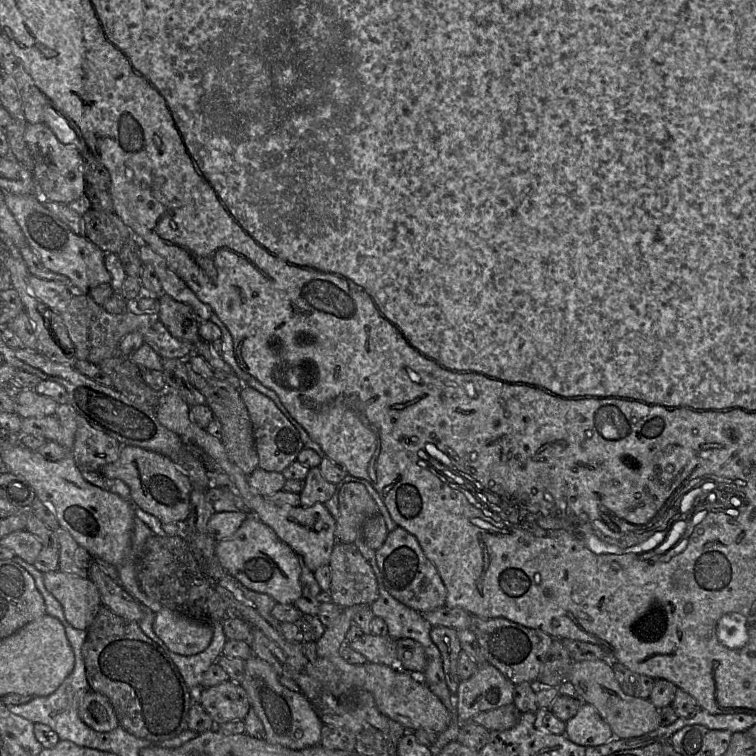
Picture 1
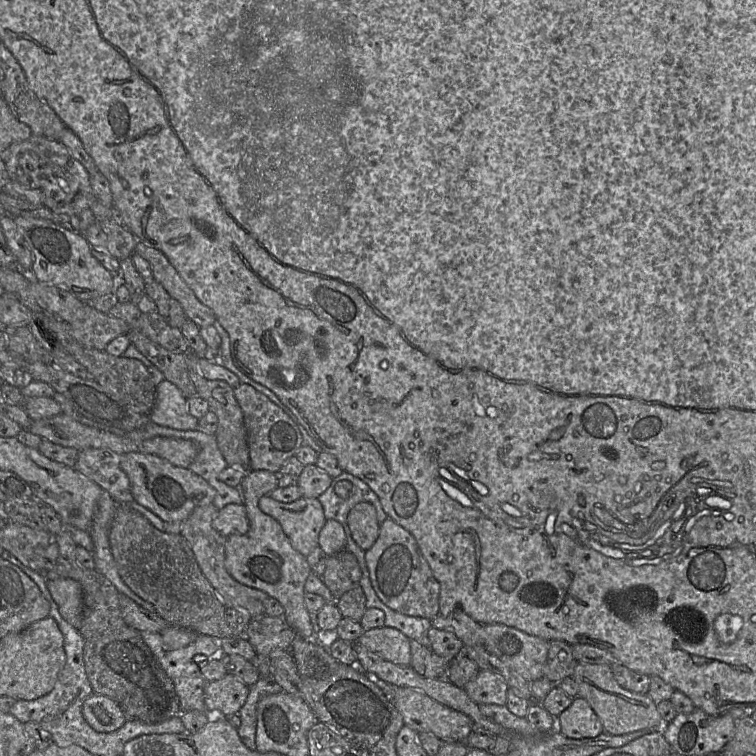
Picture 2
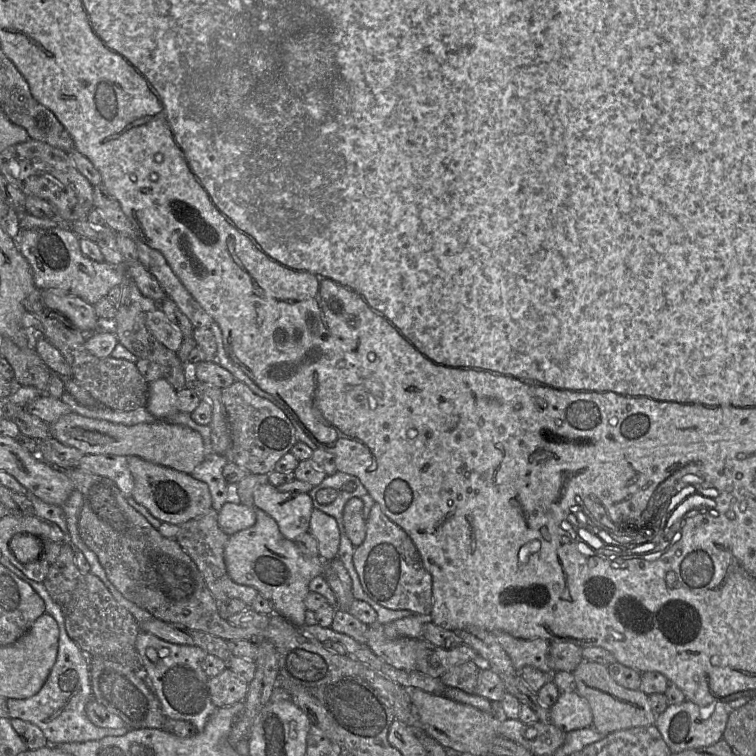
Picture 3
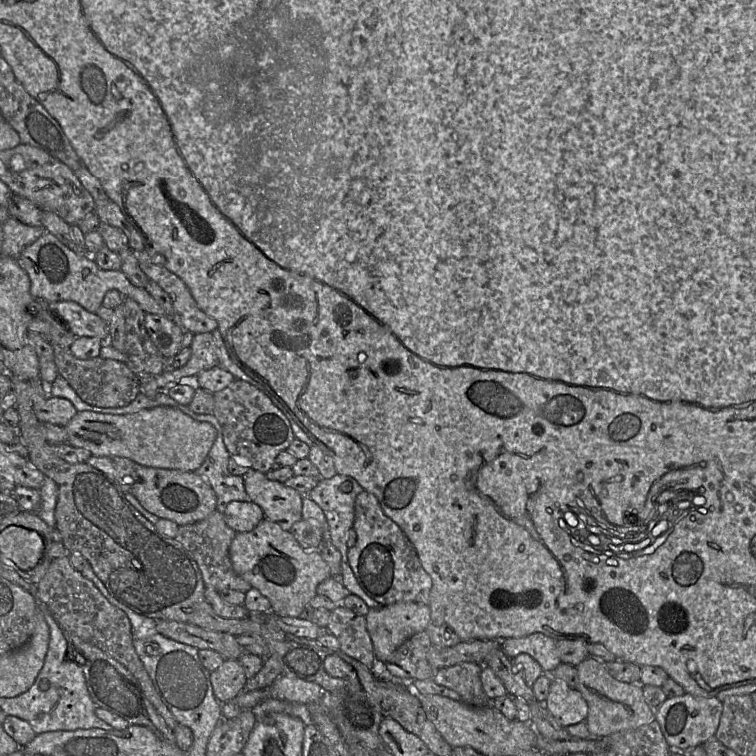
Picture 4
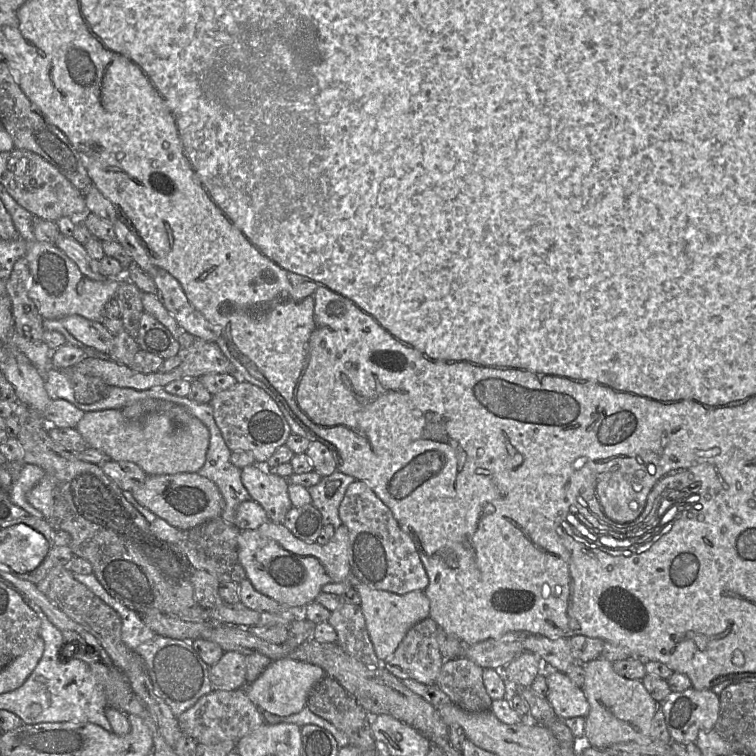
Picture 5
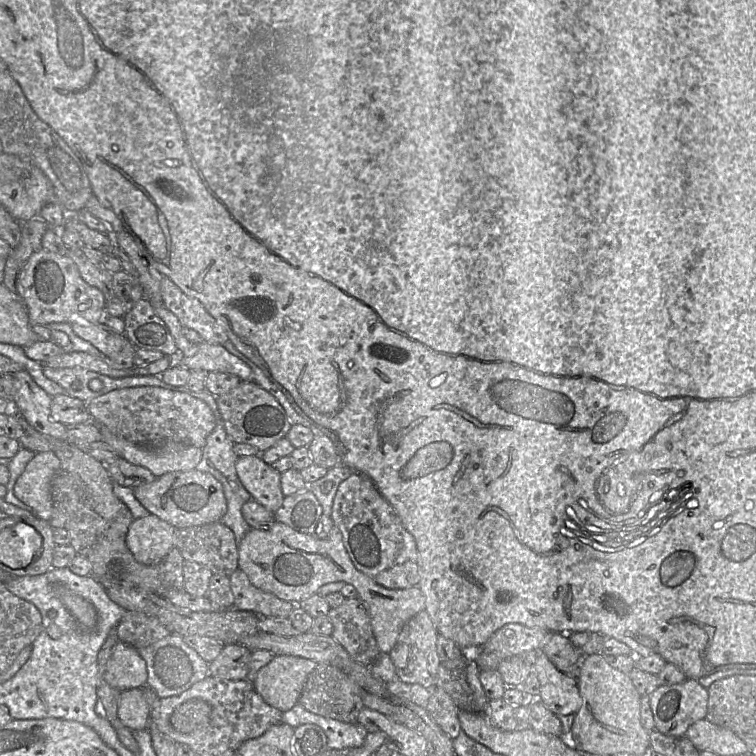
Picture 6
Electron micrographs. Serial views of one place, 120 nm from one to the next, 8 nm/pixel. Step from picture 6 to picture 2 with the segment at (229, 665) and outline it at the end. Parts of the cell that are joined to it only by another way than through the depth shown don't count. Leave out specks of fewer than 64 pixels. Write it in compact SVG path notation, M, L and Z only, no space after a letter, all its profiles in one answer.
M227 673L219 680L207 682L204 688L206 710L220 717L237 715L245 704L249 686L236 676Z

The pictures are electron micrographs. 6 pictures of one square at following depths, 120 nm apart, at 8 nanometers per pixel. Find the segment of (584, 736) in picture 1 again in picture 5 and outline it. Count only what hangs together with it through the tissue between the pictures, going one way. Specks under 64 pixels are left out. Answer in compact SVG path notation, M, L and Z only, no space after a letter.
M545 670L547 680L546 699L561 720L574 717L586 717L589 703L582 688L574 684L569 677L557 670Z

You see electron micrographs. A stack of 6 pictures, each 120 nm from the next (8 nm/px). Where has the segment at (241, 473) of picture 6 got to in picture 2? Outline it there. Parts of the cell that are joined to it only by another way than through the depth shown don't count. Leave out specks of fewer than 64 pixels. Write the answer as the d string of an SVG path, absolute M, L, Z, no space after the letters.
M264 495L259 499L258 506L280 524L292 547L304 557L318 546L319 533L327 519L317 498L301 497L283 503Z

